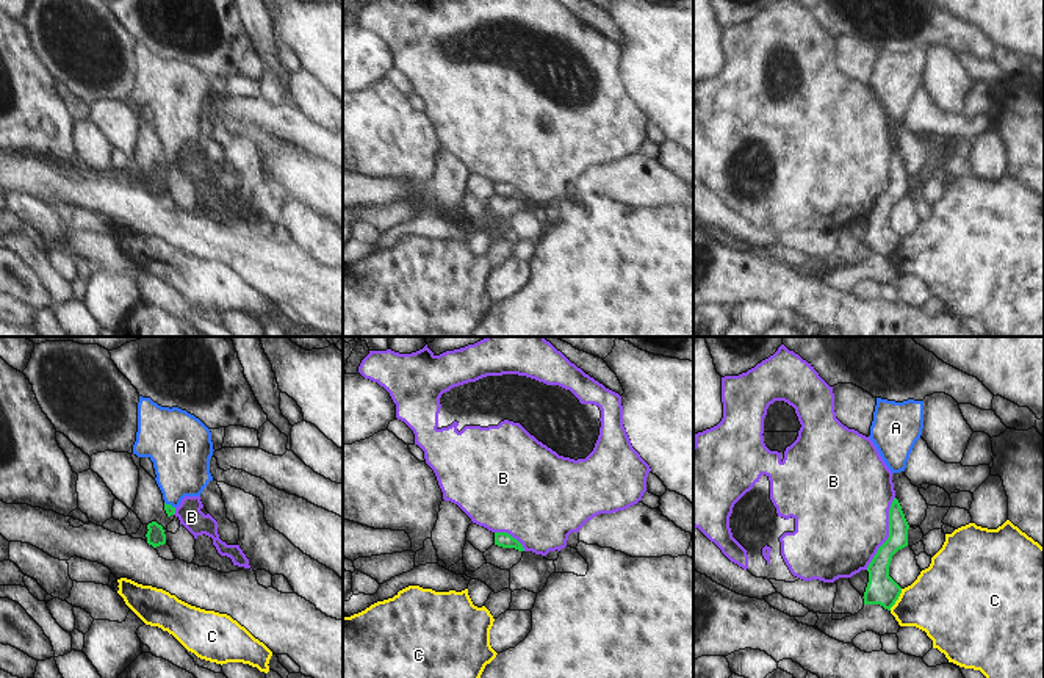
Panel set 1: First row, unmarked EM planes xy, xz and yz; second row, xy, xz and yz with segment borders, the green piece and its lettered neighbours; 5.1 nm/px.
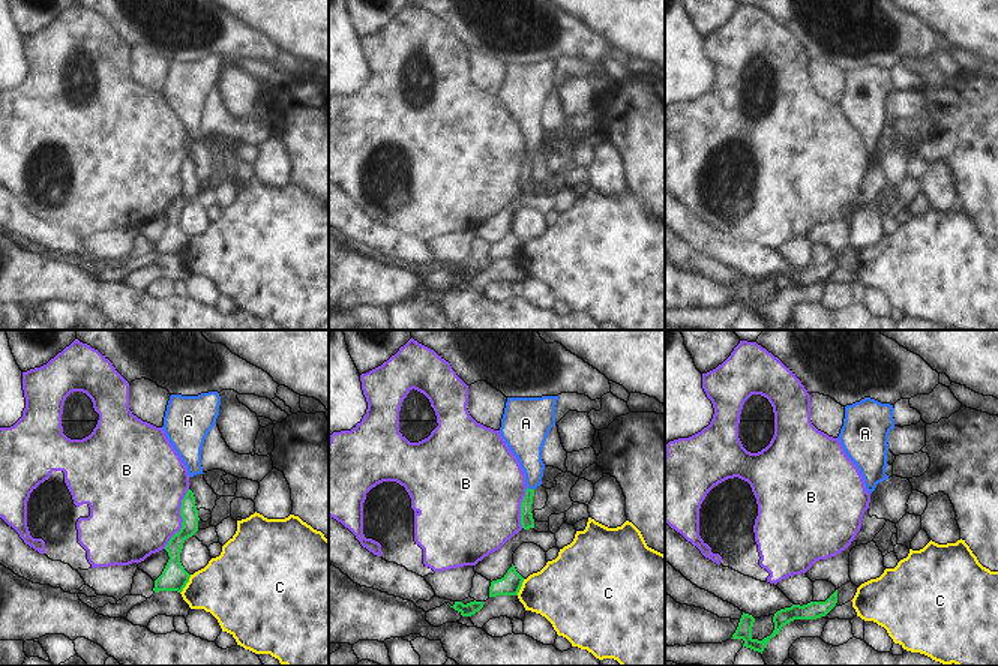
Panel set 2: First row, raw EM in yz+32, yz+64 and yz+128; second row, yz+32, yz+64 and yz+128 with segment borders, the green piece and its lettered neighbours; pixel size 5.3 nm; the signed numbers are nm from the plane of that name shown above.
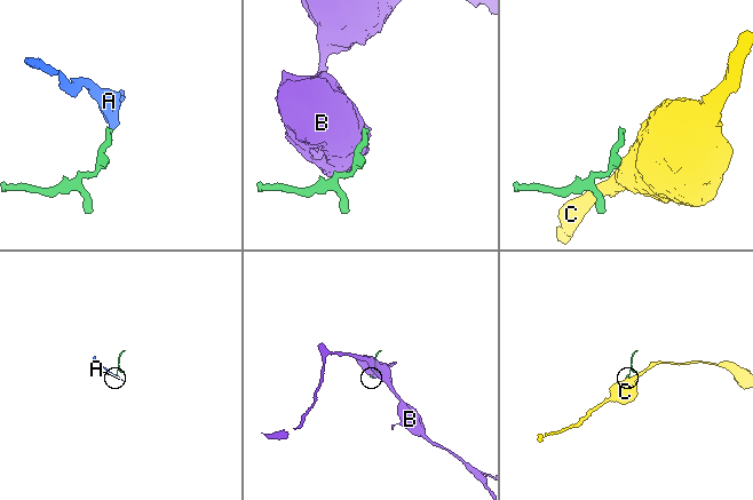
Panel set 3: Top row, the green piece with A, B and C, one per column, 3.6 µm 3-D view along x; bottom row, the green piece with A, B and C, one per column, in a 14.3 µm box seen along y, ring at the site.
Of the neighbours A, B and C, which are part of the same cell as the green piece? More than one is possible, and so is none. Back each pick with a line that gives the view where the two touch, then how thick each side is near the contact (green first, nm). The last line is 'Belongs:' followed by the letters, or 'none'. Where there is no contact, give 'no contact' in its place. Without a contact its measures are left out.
A: meets green in xy; 50 nm thick on the green side, 300 nm on the other
Belongs: A

